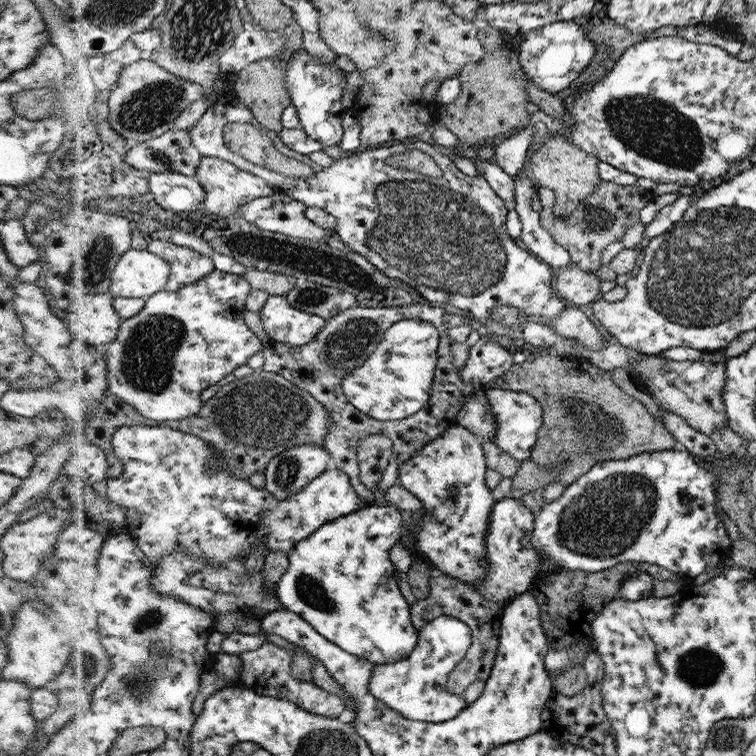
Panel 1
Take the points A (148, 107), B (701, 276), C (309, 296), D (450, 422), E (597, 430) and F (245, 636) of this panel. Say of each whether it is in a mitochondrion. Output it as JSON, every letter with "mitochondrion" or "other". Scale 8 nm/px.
{"A":"mitochondrion","B":"mitochondrion","C":"mitochondrion","D":"other","E":"mitochondrion","F":"other"}

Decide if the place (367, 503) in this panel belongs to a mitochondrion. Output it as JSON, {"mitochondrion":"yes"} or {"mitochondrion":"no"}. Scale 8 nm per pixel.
{"mitochondrion":"no"}

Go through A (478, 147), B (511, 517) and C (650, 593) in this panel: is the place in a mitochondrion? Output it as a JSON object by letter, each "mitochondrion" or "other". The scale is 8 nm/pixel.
{"A":"other","B":"other","C":"other"}

